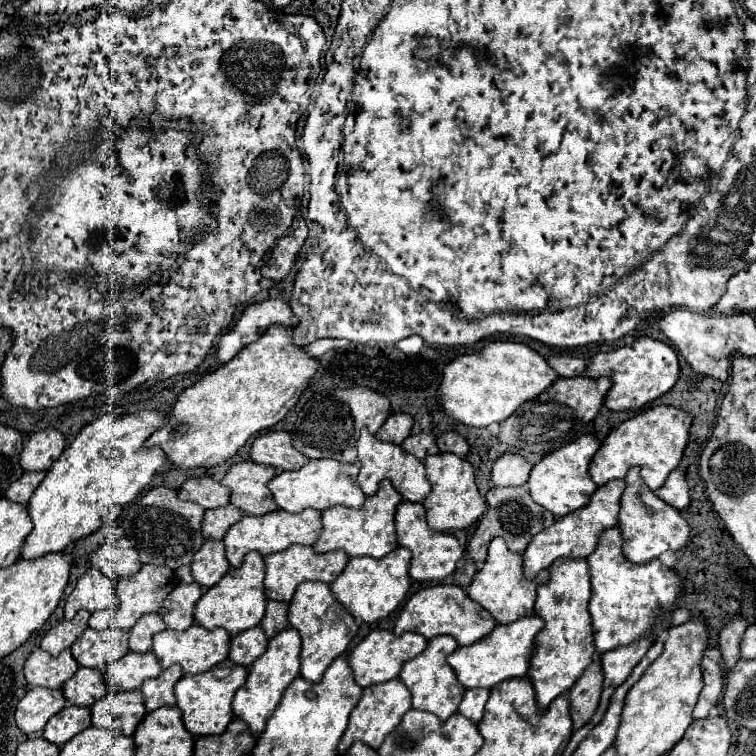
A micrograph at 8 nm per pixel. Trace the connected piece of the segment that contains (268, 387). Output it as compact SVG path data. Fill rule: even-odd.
M273 325L237 357L185 389L173 403L171 423L157 429L147 445L159 445L169 461L181 469L213 467L233 457L251 435L279 423L299 401L319 369L315 357L291 343L293 329L295 327ZM177 423L187 423L189 429L173 435Z

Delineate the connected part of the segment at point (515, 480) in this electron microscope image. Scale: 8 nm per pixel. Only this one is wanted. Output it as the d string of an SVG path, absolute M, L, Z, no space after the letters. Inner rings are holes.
M505 453L501 455L491 471L491 481L497 487L509 485L525 485L529 481L533 465L519 453Z

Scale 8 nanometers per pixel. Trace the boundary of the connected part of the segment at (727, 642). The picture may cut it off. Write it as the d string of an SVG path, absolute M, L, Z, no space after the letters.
M733 619L729 625L723 627L723 631L719 633L719 649L723 653L723 661L727 671L731 671L737 661L741 659L741 635L747 629L747 621L745 619Z

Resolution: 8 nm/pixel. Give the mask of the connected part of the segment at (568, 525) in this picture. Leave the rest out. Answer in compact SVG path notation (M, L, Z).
M623 479L609 481L609 483L601 485L601 487L597 487L597 491L591 495L587 507L583 507L579 511L573 511L573 513L569 513L565 517L559 517L551 527L537 533L531 539L527 551L523 553L525 577L533 579L541 569L549 567L559 557L585 559L591 551L595 551L595 545L597 545L599 535L603 533L603 529L617 527L617 515L619 515L619 509L621 509L623 491L625 491L625 481Z

